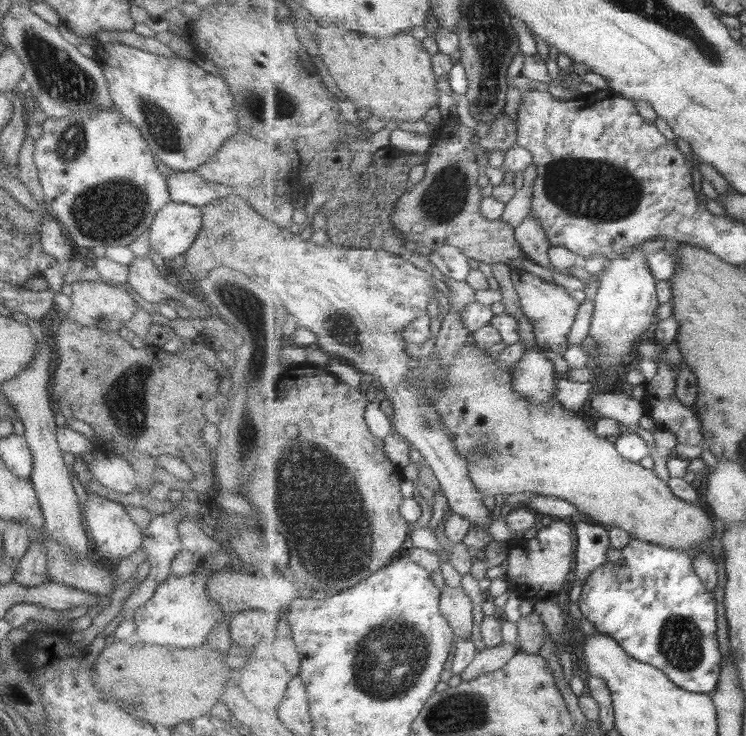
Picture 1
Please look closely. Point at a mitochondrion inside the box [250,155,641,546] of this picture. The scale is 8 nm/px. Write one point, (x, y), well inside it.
(450, 190)

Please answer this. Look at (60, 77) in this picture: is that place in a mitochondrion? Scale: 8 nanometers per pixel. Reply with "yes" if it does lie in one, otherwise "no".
yes

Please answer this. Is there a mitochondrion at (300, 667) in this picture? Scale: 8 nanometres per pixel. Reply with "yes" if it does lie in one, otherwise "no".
no

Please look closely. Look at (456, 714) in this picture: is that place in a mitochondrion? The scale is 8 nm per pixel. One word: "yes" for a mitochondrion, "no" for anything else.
yes

